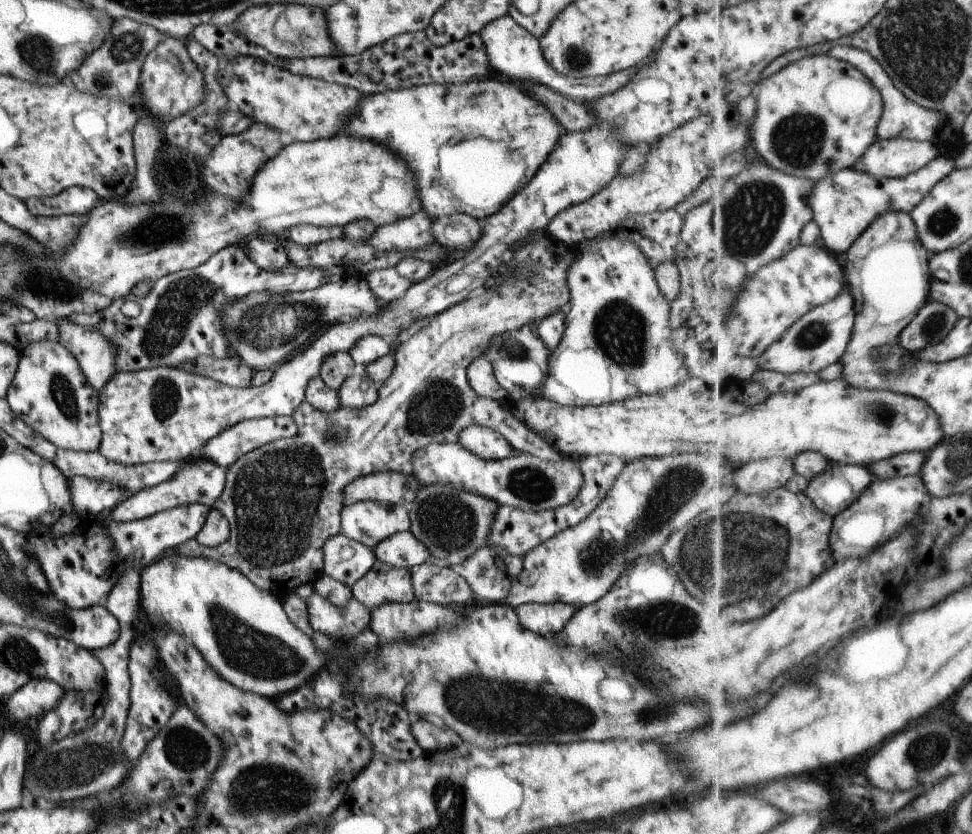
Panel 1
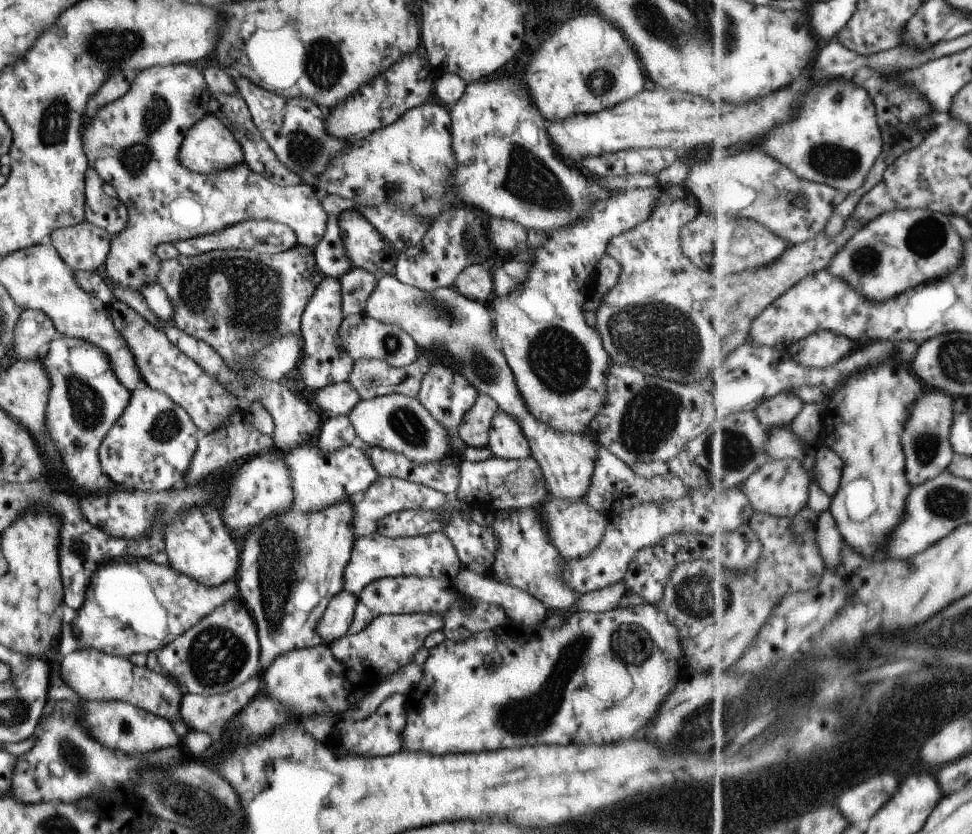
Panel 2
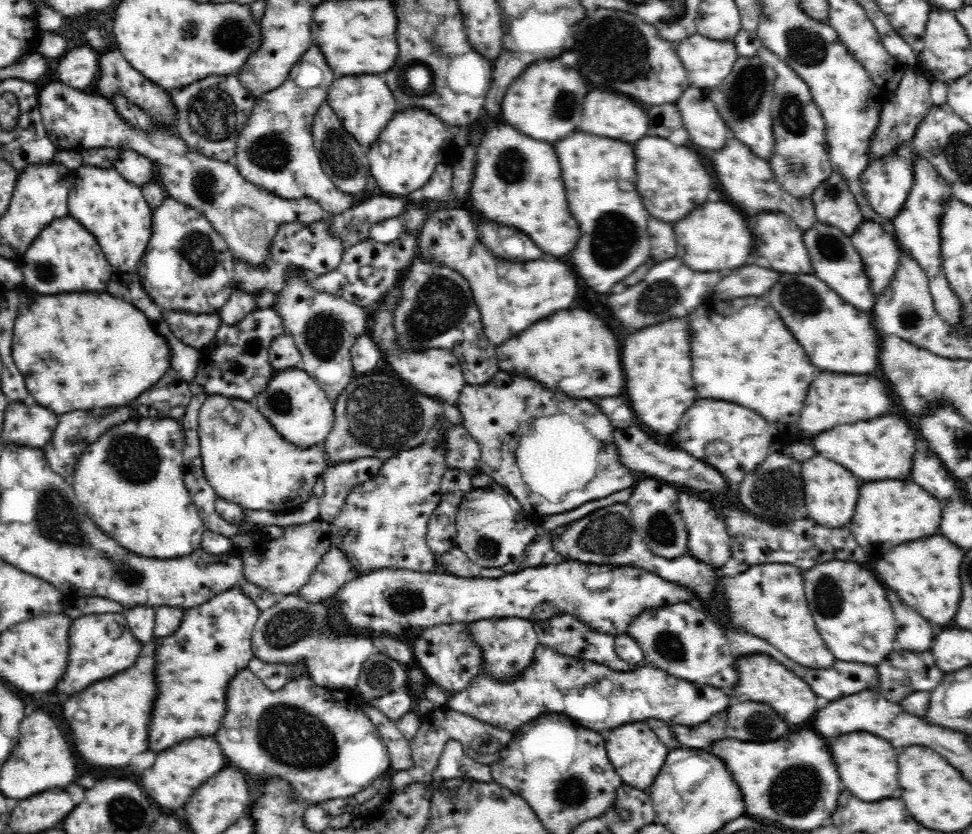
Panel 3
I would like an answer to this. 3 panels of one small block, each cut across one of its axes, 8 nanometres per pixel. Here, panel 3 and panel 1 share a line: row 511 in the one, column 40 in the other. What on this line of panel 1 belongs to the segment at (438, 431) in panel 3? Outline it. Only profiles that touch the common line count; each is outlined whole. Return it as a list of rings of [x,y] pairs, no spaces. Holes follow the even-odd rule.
[[[55,339],[29,342],[21,350],[15,376],[4,396],[9,408],[33,433],[41,434],[57,448],[89,452],[98,450],[101,438],[95,392],[71,353]]]

